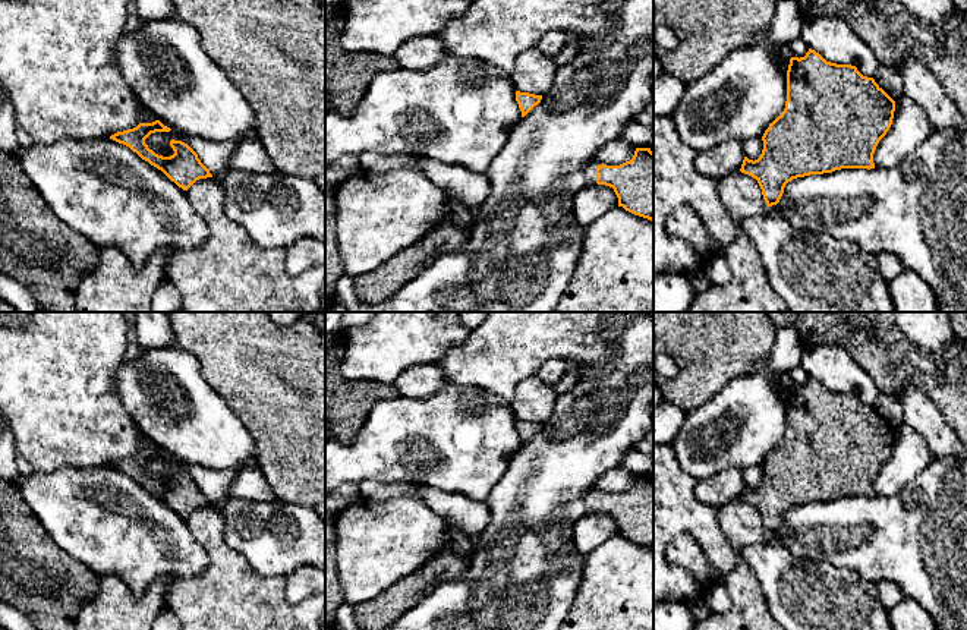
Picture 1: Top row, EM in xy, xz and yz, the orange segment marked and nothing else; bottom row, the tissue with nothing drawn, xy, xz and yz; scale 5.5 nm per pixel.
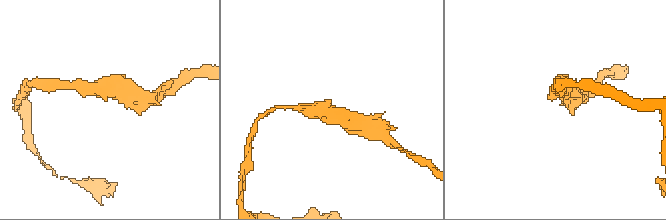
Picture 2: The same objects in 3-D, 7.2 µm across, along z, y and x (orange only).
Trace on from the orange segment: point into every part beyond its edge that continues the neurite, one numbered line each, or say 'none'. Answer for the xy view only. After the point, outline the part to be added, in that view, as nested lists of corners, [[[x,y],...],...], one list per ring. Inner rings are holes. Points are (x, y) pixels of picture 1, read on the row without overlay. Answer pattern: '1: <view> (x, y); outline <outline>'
none

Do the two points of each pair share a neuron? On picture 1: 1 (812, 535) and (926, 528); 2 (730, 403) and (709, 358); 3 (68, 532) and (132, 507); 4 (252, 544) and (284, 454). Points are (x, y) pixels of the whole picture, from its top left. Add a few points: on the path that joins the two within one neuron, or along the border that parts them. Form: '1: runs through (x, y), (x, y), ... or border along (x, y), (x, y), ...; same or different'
1: runs through (840, 534), (898, 534); same
2: border along (752, 369), (731, 378), (695, 409); different
3: runs through (84, 517), (116, 517); same
4: border along (277, 498), (305, 506), (309, 510); different

